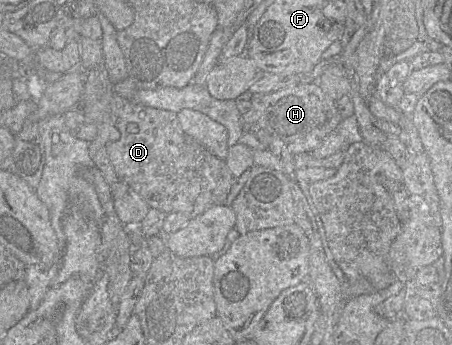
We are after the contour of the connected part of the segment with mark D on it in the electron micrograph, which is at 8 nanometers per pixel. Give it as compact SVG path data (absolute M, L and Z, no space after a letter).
M114 93L111 99L111 119L120 137L114 142L107 143L106 152L109 160L119 180L138 193L150 208L166 214L180 212L194 218L213 206L225 203L235 178L225 160L211 154L183 132L177 113L144 106Z

